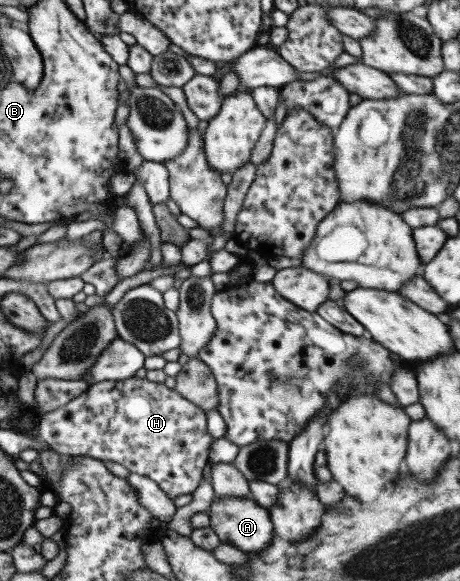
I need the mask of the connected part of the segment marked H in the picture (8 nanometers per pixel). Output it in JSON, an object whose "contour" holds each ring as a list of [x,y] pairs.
{"contour":[[[135,376],[97,382],[64,407],[40,414],[37,435],[58,454],[86,455],[101,461],[116,461],[131,473],[151,478],[172,501],[176,496],[193,493],[198,488],[214,440],[207,429],[206,411],[180,396],[174,389],[167,388],[164,383]]]}

